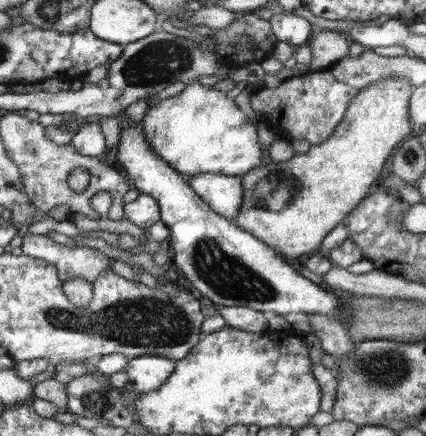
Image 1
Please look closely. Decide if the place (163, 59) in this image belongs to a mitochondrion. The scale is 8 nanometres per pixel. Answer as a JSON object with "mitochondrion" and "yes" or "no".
{"mitochondrion":"yes"}

